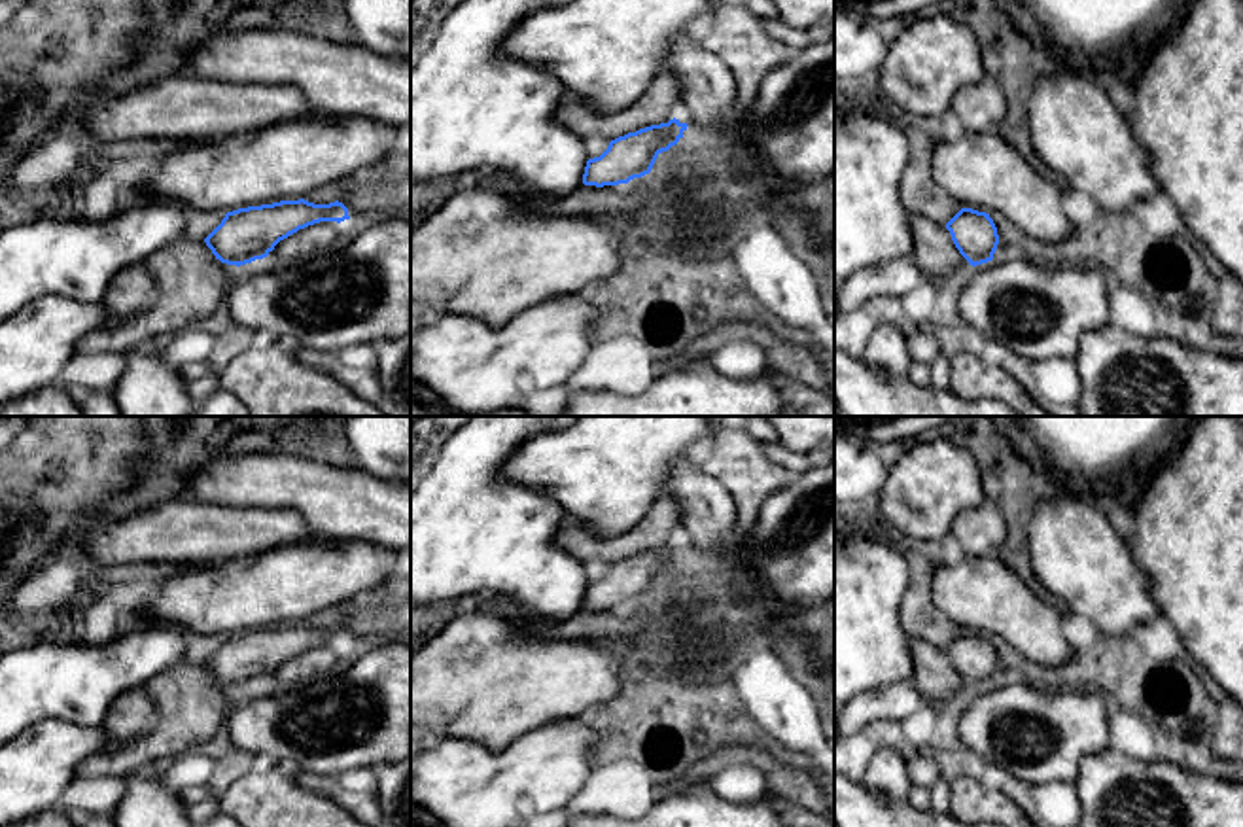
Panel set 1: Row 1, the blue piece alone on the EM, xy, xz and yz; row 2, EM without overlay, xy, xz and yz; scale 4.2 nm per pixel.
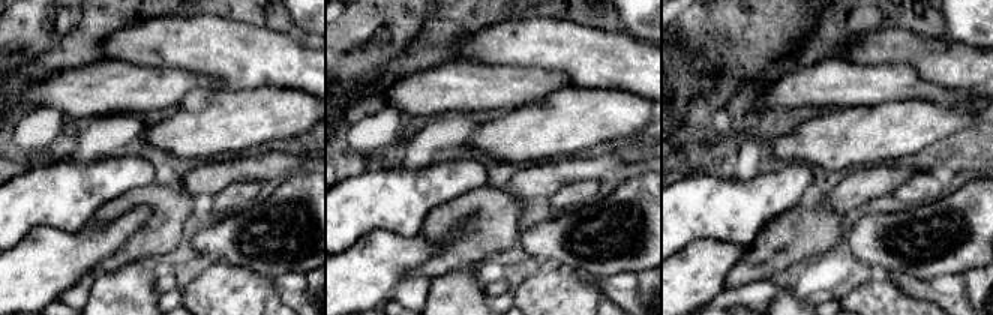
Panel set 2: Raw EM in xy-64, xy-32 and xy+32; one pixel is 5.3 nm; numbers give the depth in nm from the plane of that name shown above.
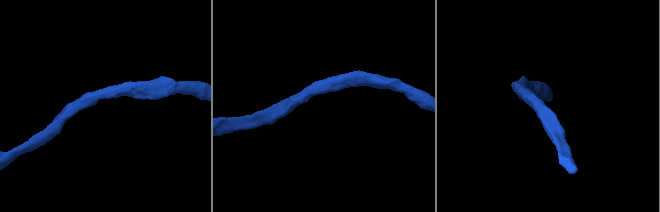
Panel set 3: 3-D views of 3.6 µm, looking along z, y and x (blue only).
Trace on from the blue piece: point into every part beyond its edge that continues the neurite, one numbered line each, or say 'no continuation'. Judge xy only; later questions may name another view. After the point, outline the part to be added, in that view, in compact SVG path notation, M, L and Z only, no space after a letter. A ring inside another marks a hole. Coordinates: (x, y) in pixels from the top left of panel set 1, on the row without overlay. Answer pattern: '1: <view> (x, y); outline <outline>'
no continuation

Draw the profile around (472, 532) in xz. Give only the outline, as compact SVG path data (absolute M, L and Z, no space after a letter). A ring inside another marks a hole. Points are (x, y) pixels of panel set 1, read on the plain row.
M471 416L441 447L435 466L411 494L411 607L494 594L518 607L526 623L552 630L583 607L588 585L585 564L554 543L566 520L560 503L535 488L503 481L499 471L526 439L569 426L577 416Z

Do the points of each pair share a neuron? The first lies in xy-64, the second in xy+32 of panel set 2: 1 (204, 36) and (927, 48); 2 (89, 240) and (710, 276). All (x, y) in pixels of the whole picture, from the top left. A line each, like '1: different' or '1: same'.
1: same
2: same

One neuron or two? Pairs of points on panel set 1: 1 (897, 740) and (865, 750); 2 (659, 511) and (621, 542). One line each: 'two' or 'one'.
1: one
2: one

